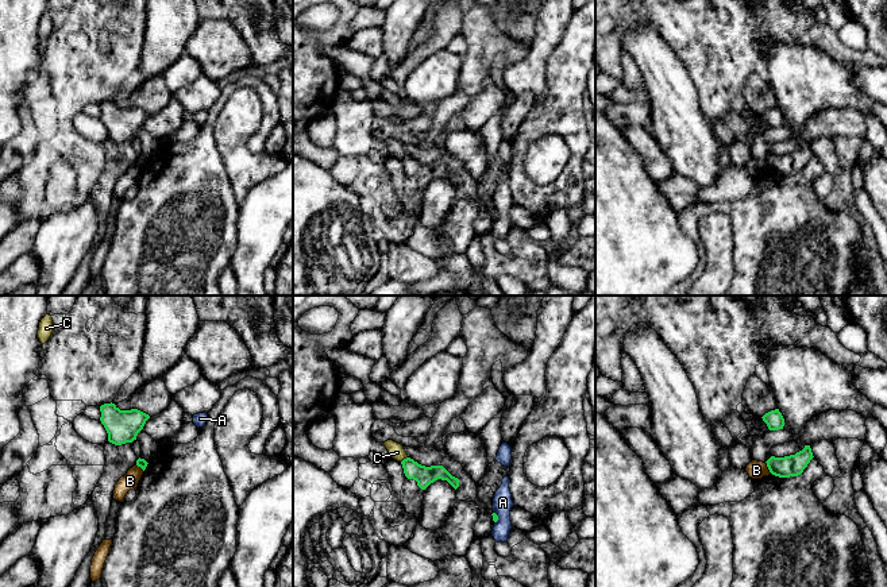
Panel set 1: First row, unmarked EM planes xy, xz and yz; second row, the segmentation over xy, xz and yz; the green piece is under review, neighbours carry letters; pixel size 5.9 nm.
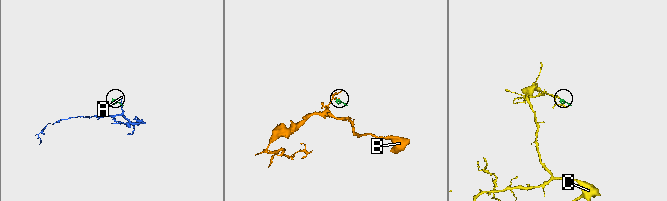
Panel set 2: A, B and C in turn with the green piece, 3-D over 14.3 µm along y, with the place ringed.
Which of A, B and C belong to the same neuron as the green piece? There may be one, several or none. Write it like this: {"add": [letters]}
{"add": ["C"]}

